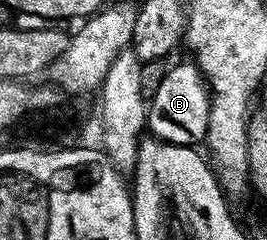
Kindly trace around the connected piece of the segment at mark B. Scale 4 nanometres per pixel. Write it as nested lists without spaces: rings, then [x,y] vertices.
[[[184,59],[180,65],[172,64],[168,68],[157,91],[149,99],[146,128],[150,136],[159,141],[195,147],[206,138],[210,113],[209,90],[204,82],[203,74],[190,60]]]

